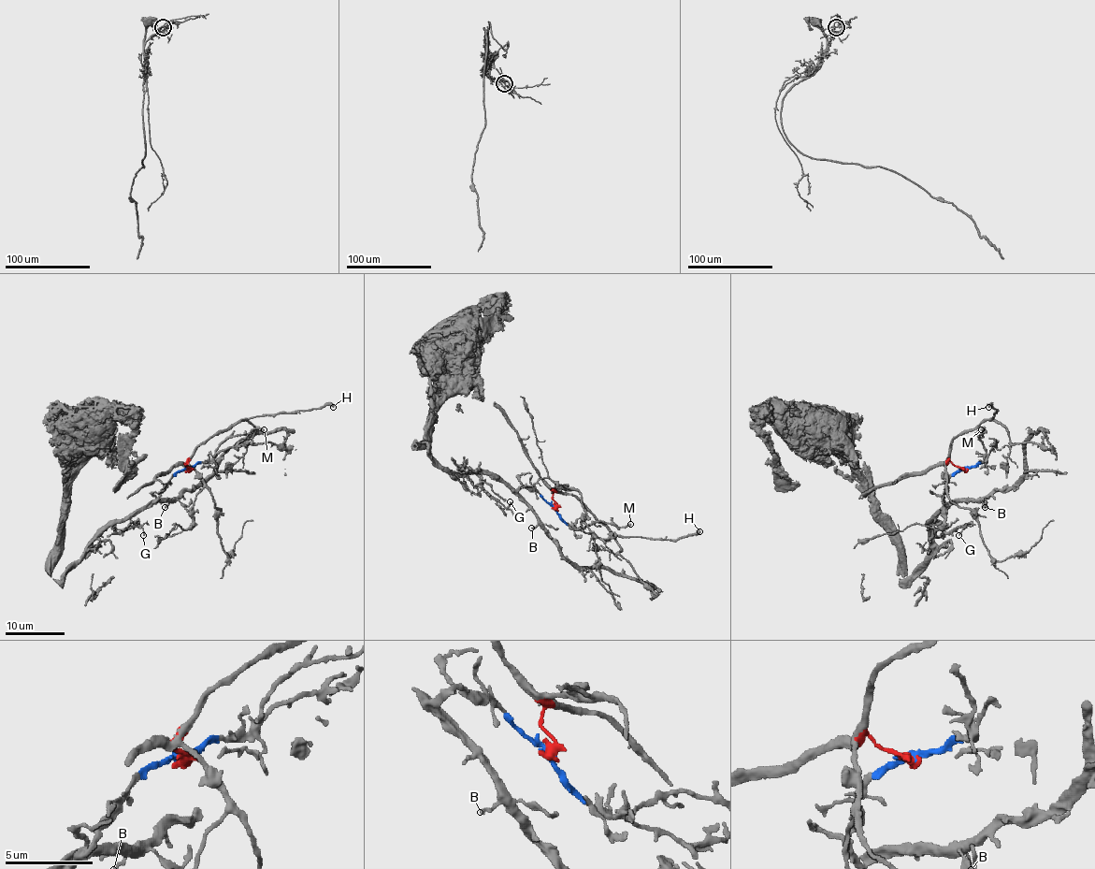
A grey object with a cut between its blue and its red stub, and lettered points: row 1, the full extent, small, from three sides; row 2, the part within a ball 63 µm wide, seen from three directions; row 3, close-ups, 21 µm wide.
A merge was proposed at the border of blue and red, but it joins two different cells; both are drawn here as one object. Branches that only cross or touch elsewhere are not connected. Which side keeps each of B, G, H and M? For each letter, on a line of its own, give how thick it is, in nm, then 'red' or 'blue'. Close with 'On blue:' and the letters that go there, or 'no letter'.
B: calibre 200 nm; blue
G: calibre 170 nm; blue
H: calibre 360 nm; red
M: calibre 280 nm; blue
On blue: B, G, M

